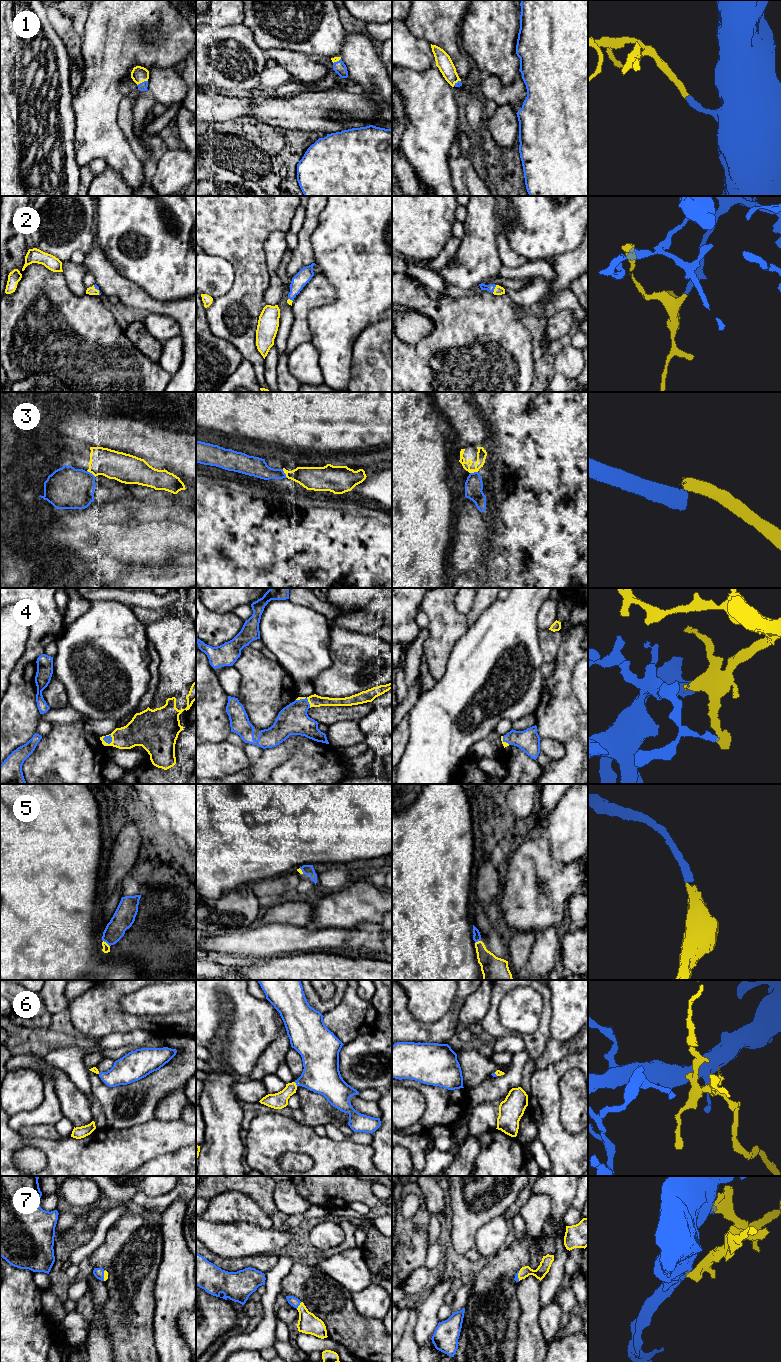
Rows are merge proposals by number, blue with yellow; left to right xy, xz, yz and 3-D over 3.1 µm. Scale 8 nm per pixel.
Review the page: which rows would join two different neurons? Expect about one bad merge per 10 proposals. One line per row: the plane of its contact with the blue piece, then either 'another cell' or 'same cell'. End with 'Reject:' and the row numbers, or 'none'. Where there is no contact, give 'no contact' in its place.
1: contact in xy; same cell
2: contact in yz; same cell
3: contact in xz; another cell
4: contact in xz; same cell
5: contact in xy; same cell
6: contact in xz; same cell
7: contact in xz; same cell
Reject: 3

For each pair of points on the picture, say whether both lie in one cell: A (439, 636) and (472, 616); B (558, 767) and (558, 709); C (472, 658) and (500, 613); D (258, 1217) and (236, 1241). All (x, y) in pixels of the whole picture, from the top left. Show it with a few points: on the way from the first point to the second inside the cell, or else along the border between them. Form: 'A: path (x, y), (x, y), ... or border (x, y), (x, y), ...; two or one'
A: border (465, 615), (466, 622), (469, 625); two
B: path (569, 753), (569, 725), (567, 723); one
C: path (483, 647), (500, 630), (500, 624); one
D: border (228, 1224), (250, 1222), (265, 1228), (272, 1227); two

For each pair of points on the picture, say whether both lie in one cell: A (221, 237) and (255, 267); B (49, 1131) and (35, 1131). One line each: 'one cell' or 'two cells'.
A: one cell
B: one cell

